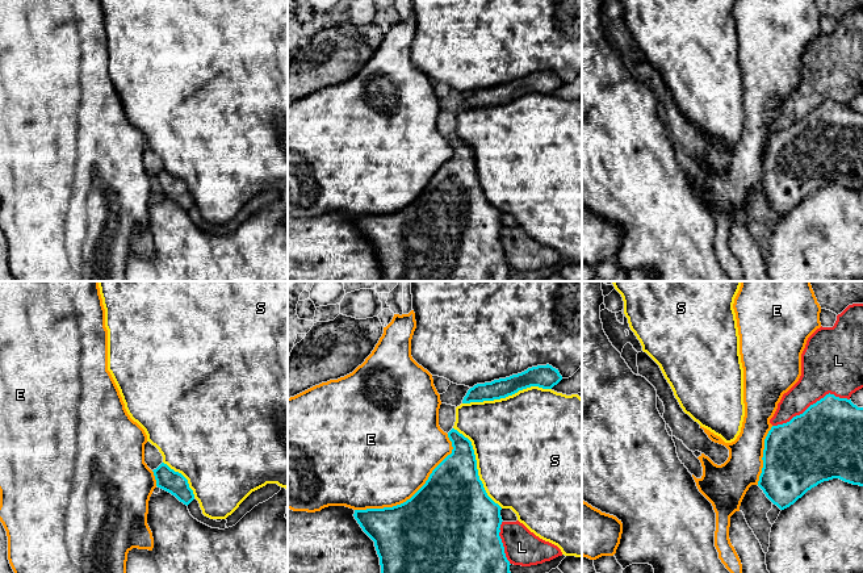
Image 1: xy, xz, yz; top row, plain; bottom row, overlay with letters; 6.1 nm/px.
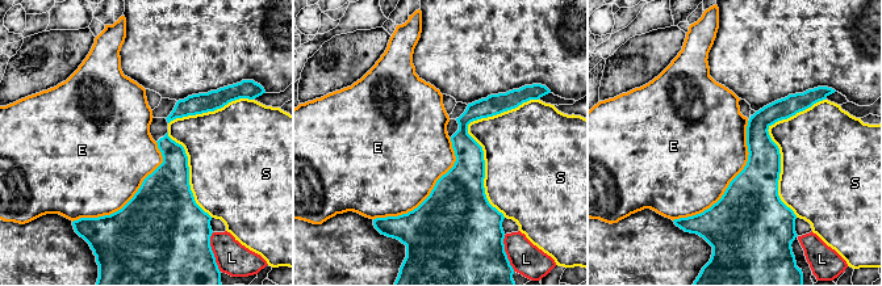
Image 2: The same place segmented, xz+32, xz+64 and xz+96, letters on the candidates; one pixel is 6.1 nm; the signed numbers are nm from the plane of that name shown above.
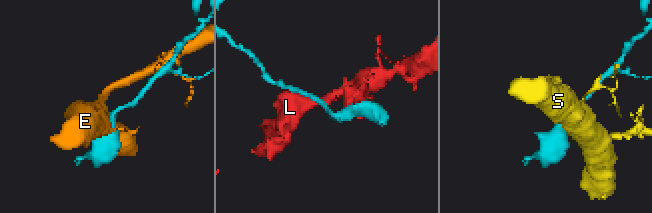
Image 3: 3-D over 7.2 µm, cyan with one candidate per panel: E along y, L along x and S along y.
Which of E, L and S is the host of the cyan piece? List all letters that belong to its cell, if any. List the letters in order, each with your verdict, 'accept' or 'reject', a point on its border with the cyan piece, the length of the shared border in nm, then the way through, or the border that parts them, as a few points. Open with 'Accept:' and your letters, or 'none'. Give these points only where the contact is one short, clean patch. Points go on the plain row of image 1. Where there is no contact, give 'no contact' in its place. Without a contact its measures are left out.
Accept: none
E: reject; meets cyan in xz at (415, 199); contact 750 nm long
L: reject; meets cyan in yz at (811, 111); contact 500 nm long
S: reject; meets cyan in xz at (506, 101); contact 550 nm long

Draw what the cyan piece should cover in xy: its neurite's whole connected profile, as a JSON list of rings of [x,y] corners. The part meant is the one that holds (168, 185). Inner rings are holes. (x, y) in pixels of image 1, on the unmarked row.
[[[150,147],[144,150],[144,168],[154,177],[158,193],[171,198],[187,212],[194,205],[188,185],[164,170],[162,159]]]

